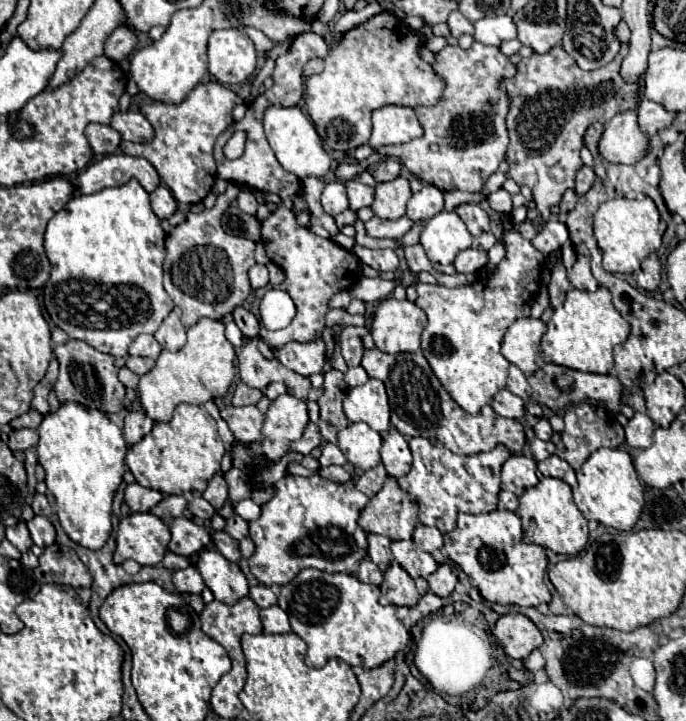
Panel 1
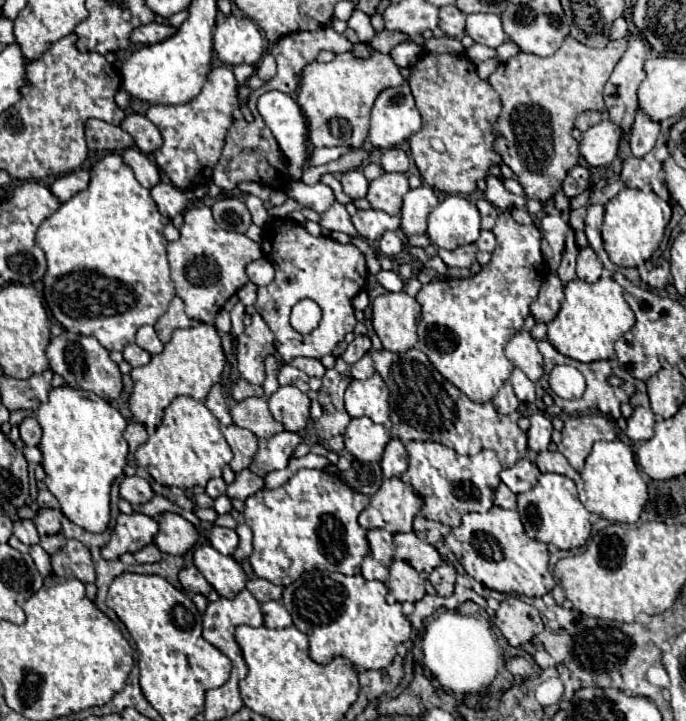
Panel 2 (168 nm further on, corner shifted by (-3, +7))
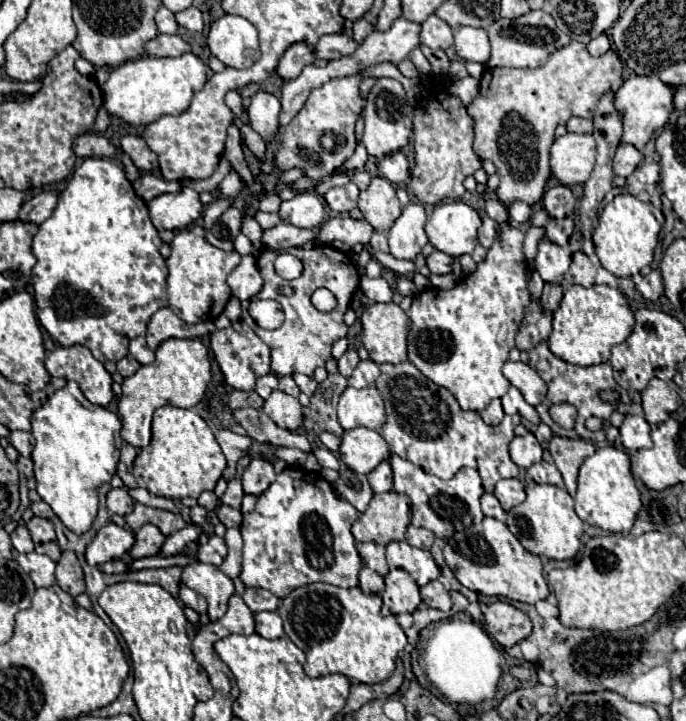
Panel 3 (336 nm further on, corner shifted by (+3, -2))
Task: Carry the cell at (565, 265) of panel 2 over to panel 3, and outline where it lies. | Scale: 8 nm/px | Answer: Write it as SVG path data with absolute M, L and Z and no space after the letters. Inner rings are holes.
M546 284L546 286L544 286L544 292L542 292L542 300L540 300L542 308L544 308L546 312L555 312L562 300L562 292L564 292L562 286Z

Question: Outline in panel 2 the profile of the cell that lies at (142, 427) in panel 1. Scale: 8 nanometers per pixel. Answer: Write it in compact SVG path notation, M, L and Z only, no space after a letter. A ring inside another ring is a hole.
M130 419L130 421L128 421L128 425L126 425L126 431L124 431L124 439L126 439L126 441L128 441L128 445L130 445L130 463L132 463L132 465L134 465L132 455L134 455L134 451L138 449L138 445L142 445L142 443L146 441L146 437L148 437L146 427L144 427L142 423L138 423L138 421Z

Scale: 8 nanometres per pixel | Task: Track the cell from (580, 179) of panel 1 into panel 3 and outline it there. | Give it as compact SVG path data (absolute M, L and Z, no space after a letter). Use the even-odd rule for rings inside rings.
M558 184L544 192L542 208L548 212L550 218L564 218L576 210L576 198L570 188L564 188L562 184Z

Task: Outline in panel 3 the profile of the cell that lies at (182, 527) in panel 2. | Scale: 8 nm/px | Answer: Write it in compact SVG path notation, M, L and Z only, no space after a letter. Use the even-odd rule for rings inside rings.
M144 524L138 532L134 532L134 544L128 550L132 558L144 558L144 556L156 556L160 546L164 544L166 536L160 536L158 528L152 528L152 524Z

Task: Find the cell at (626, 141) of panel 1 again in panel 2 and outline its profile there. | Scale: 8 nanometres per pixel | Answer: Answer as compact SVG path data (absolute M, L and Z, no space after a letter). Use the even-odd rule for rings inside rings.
M604 117L598 125L582 133L580 155L592 167L610 165L620 153L620 139L622 129L616 123L612 123L610 117Z

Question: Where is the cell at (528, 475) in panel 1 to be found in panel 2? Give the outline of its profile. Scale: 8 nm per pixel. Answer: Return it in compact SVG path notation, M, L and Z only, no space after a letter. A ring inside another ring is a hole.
M524 457L524 459L518 459L514 467L502 469L500 479L502 479L504 485L508 485L518 495L518 493L524 493L524 491L532 489L538 483L538 471L536 471L534 463L530 463Z

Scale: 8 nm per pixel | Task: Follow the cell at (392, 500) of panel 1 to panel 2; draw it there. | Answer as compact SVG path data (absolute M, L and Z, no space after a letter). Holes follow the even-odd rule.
M390 477L370 497L370 507L360 513L358 523L364 529L386 529L392 535L412 531L412 521L422 505L422 497L408 483L400 477Z

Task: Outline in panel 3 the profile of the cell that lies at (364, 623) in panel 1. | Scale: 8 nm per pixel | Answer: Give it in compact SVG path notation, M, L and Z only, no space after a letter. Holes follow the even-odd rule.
M310 584L304 588L292 590L280 604L278 616L284 622L286 636L306 652L306 664L304 670L310 678L320 678L326 674L344 674L346 678L354 682L364 684L378 684L390 678L396 666L398 652L406 646L406 634L396 622L396 618L382 616L382 598L378 594L364 594L360 588L336 588L330 584Z

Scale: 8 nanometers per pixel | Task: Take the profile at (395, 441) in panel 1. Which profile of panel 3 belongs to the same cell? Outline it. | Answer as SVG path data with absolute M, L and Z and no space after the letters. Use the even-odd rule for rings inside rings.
M388 460L380 462L370 474L368 474L368 482L374 494L382 494L382 492L390 492L392 490L392 468L388 464Z

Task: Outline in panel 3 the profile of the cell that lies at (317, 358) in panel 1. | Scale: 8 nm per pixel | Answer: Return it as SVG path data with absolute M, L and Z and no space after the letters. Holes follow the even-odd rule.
M294 374L294 380L296 380L296 384L298 384L298 388L306 394L306 396L312 396L314 394L314 390L316 390L316 382L314 382L314 378L310 378L310 376L304 376L304 374Z

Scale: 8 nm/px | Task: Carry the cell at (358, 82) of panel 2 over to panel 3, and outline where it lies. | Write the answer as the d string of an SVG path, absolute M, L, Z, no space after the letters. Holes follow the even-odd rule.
M360 76L332 78L320 88L312 90L302 110L292 118L278 138L278 148L274 154L274 166L278 170L300 168L306 178L320 182L324 176L332 174L344 160L348 160L356 148L354 124L364 106L360 98Z

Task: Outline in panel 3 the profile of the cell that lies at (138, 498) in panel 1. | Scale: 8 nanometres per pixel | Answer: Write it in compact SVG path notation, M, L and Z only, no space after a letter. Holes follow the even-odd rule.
M114 488L108 492L108 500L106 500L106 506L112 514L120 514L120 516L126 516L128 512L132 512L134 508L134 500L128 496L126 488Z

